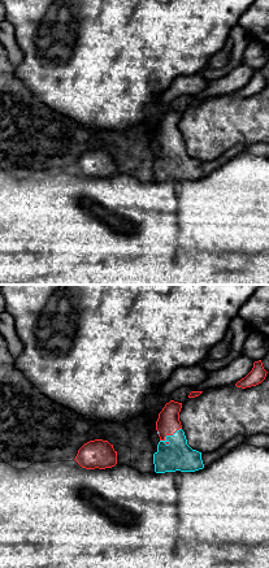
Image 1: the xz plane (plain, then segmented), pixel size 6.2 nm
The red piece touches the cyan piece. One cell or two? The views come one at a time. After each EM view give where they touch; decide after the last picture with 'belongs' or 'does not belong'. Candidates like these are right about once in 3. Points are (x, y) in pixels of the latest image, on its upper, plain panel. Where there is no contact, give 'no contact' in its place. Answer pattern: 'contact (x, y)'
contact (170, 143)

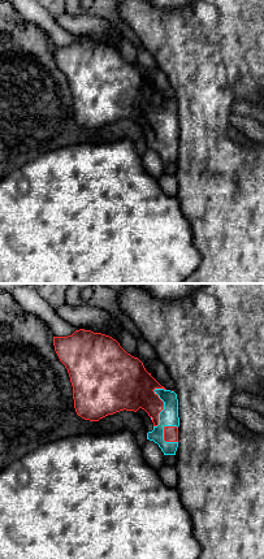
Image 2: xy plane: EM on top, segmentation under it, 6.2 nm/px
contact (163, 113)

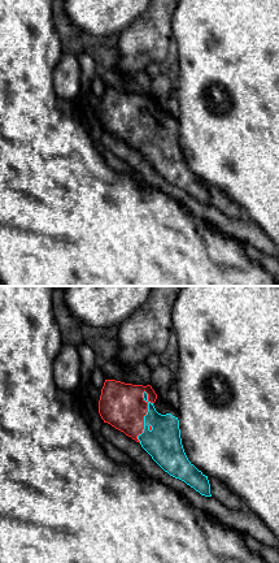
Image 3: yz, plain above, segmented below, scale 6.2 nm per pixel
contact (144, 124)

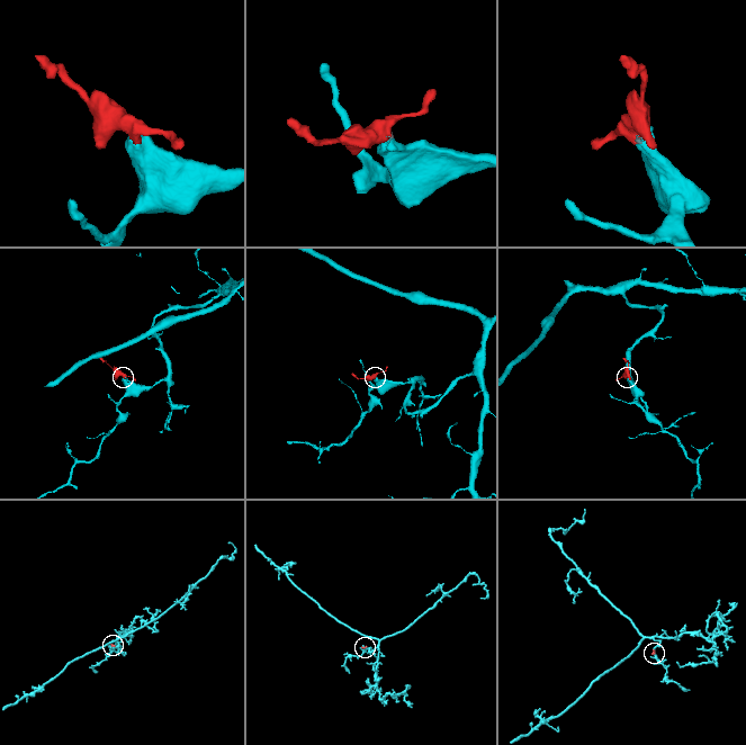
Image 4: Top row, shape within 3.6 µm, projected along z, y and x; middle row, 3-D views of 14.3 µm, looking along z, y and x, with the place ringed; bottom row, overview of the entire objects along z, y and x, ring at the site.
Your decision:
belongs

